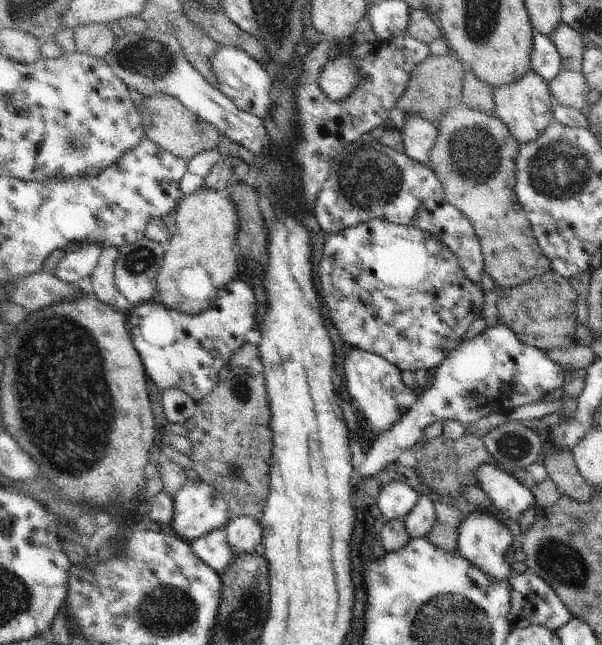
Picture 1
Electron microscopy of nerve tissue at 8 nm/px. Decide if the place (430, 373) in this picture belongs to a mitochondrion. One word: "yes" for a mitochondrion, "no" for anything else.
no

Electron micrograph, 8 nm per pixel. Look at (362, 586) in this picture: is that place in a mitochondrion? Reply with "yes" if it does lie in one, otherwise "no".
no

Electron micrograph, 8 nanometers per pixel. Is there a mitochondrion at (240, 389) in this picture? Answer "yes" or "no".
yes

